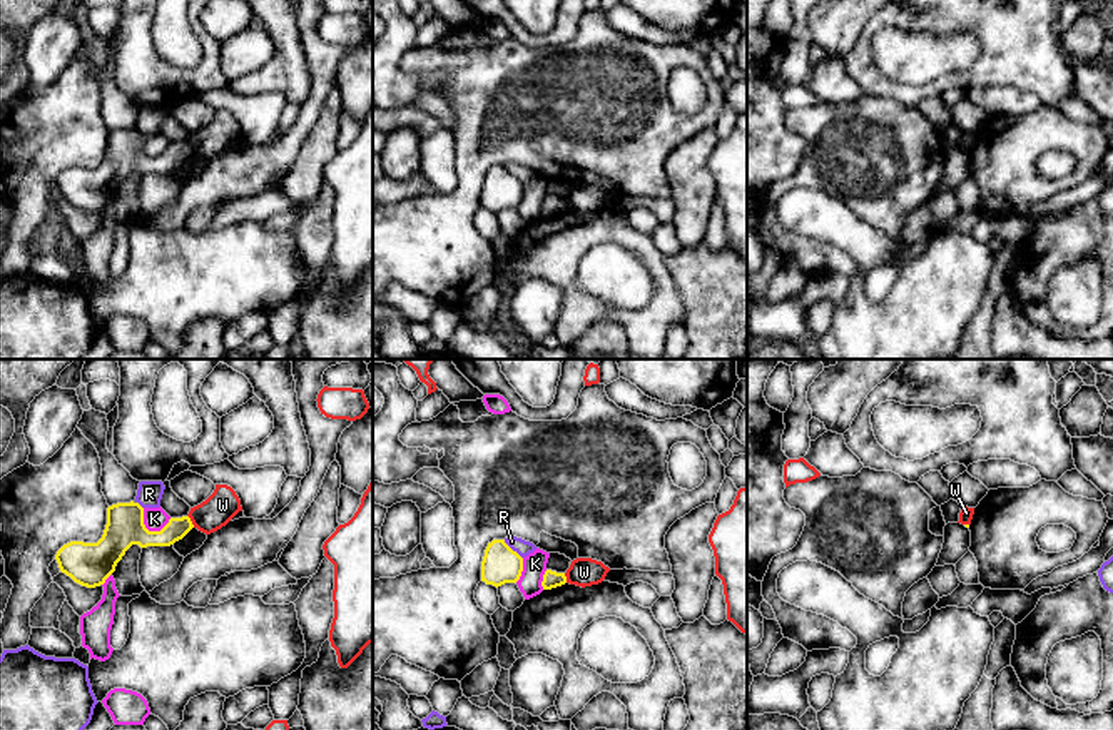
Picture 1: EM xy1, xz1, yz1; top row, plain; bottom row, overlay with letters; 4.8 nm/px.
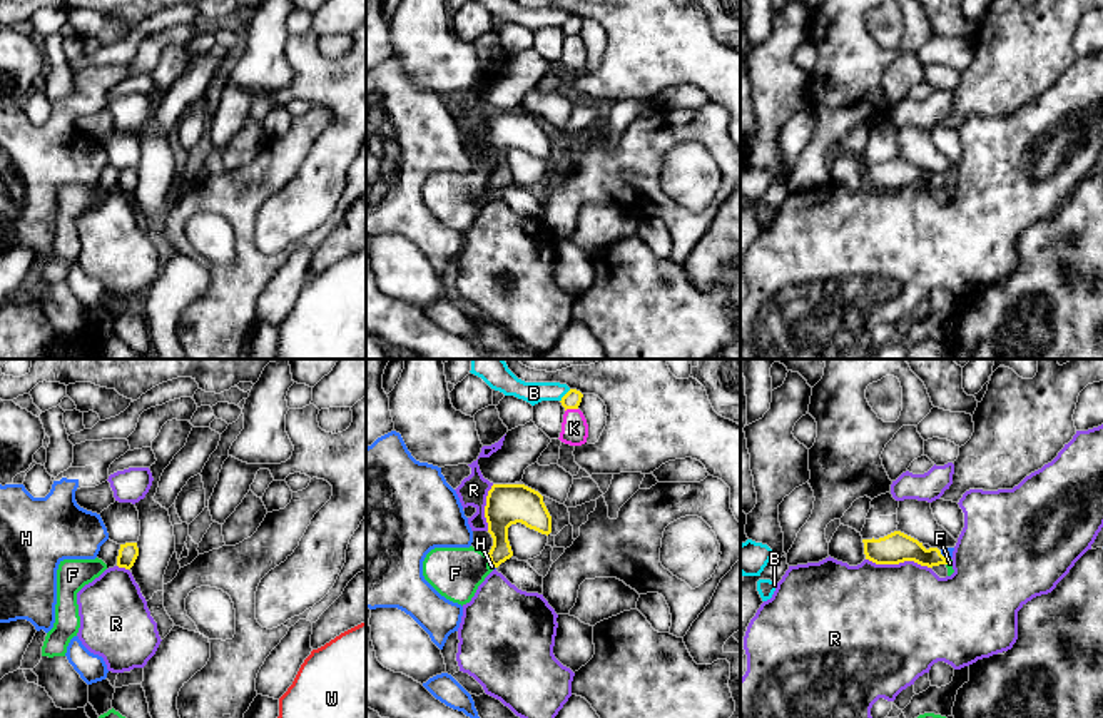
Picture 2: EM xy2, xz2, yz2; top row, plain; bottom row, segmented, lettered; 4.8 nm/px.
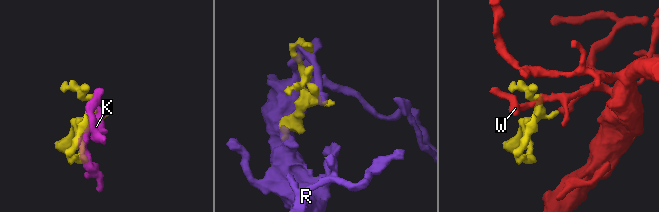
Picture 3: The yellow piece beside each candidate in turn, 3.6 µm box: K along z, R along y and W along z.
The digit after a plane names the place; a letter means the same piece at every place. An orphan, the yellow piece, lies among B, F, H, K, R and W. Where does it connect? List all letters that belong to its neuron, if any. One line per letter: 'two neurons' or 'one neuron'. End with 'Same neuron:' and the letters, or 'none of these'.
B: two neurons
F: two neurons
H: one neuron
K: two neurons
R: two neurons
W: two neurons
Same neuron: H

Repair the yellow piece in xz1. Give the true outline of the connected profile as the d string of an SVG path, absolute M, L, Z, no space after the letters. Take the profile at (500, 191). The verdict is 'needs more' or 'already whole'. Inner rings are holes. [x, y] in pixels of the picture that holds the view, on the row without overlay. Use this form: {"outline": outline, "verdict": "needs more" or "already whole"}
{"outline": "M493 165L481 187L481 207L493 212L516 209L523 197L523 184L505 165Z", "verdict": "already whole"}

